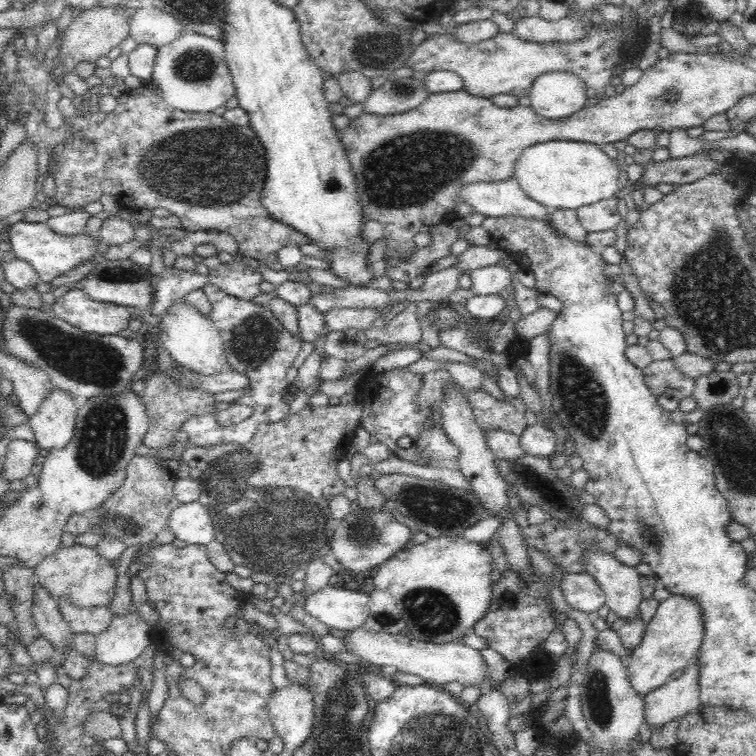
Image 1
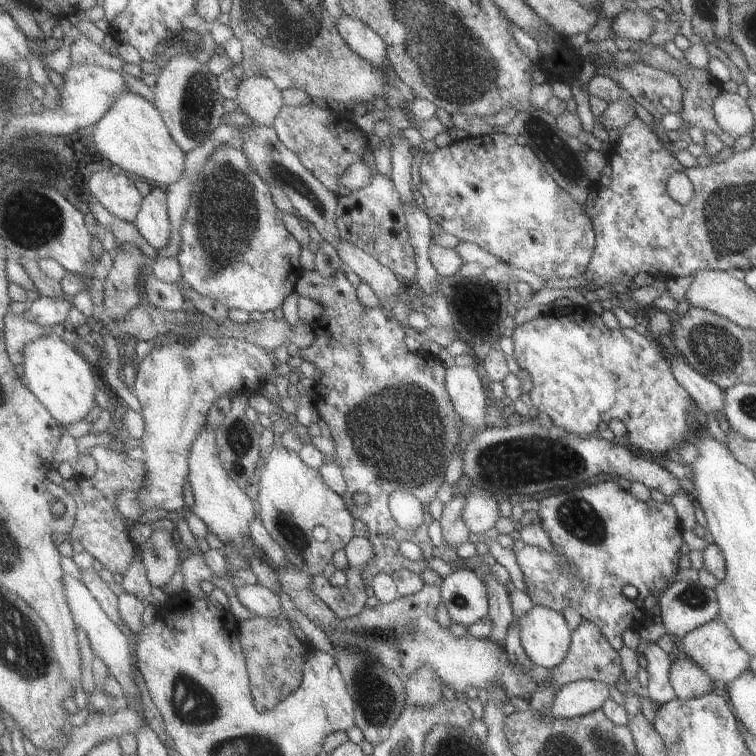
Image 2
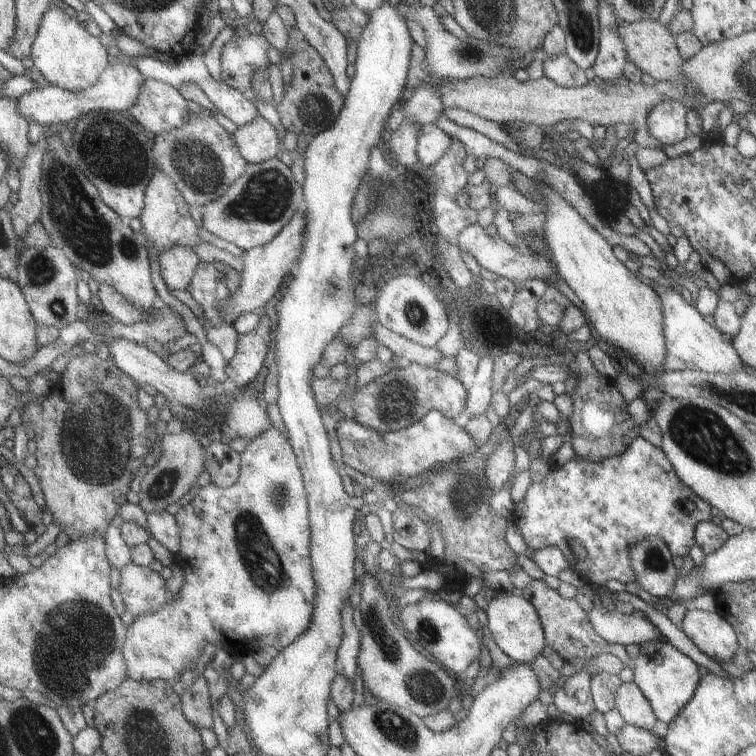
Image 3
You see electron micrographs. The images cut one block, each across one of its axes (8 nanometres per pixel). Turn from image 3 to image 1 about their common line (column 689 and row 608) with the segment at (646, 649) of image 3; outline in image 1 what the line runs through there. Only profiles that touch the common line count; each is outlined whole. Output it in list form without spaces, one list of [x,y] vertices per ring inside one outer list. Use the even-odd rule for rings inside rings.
[[[670,596],[666,602],[660,603],[657,614],[645,628],[640,646],[626,661],[627,677],[632,690],[642,700],[672,680],[676,672],[691,665],[697,658],[703,639],[702,615],[694,601]]]

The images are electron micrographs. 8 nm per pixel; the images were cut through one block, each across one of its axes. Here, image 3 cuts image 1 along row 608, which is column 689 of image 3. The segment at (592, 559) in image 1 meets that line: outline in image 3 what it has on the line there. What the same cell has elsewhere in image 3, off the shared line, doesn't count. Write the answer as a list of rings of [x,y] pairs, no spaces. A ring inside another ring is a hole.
[[[687,608],[679,628],[699,652],[719,664],[740,650],[733,628],[715,612]]]

